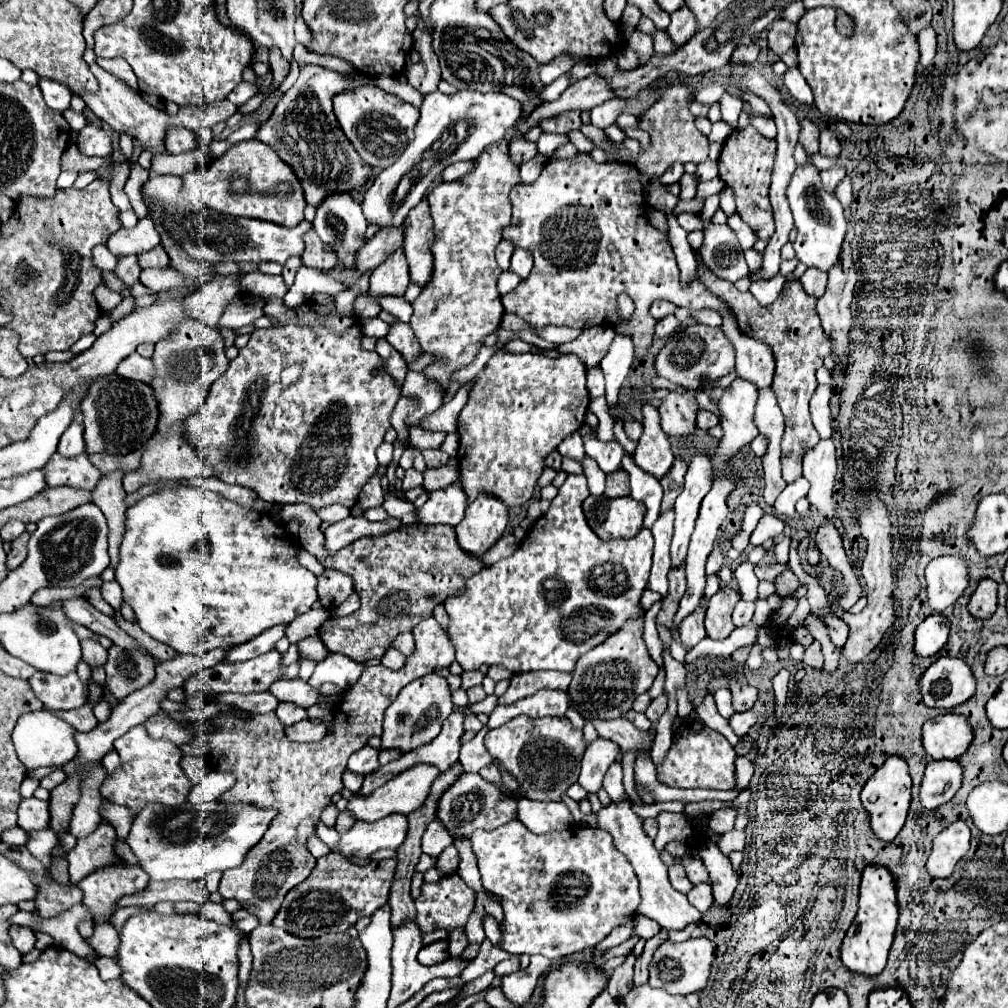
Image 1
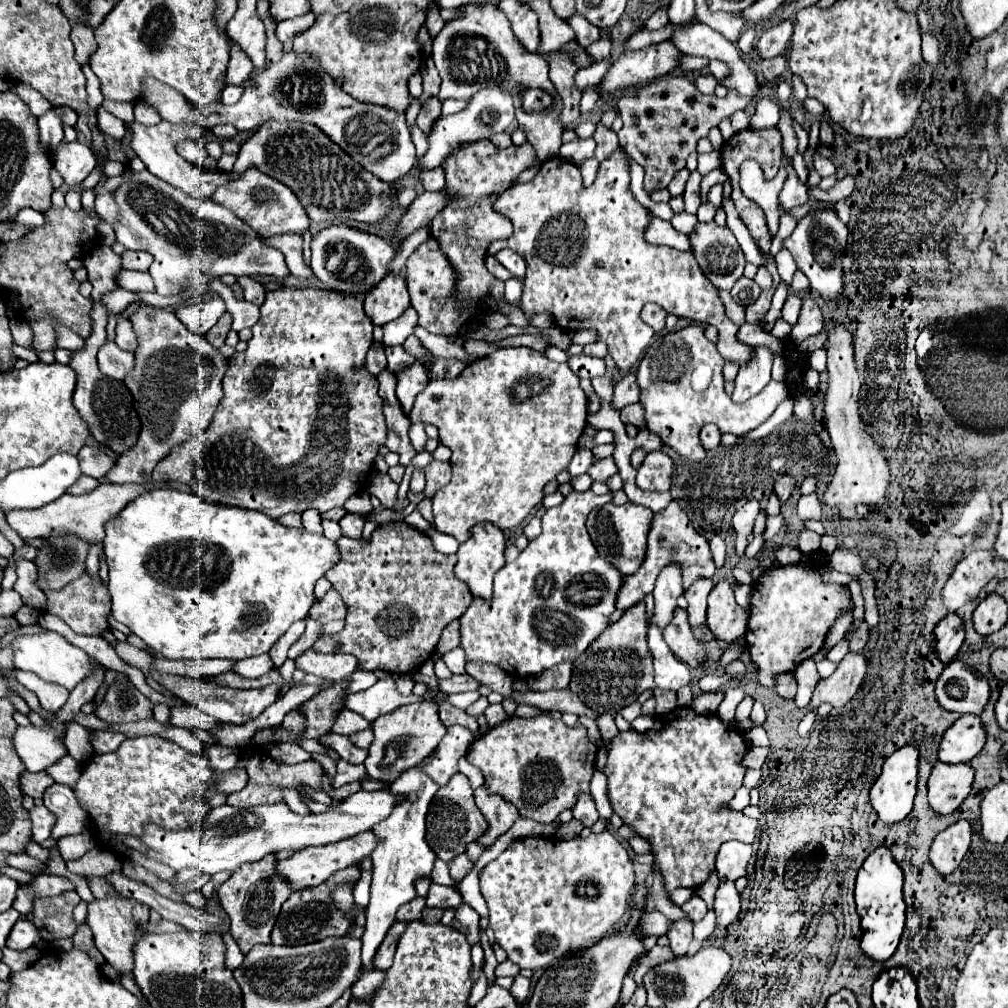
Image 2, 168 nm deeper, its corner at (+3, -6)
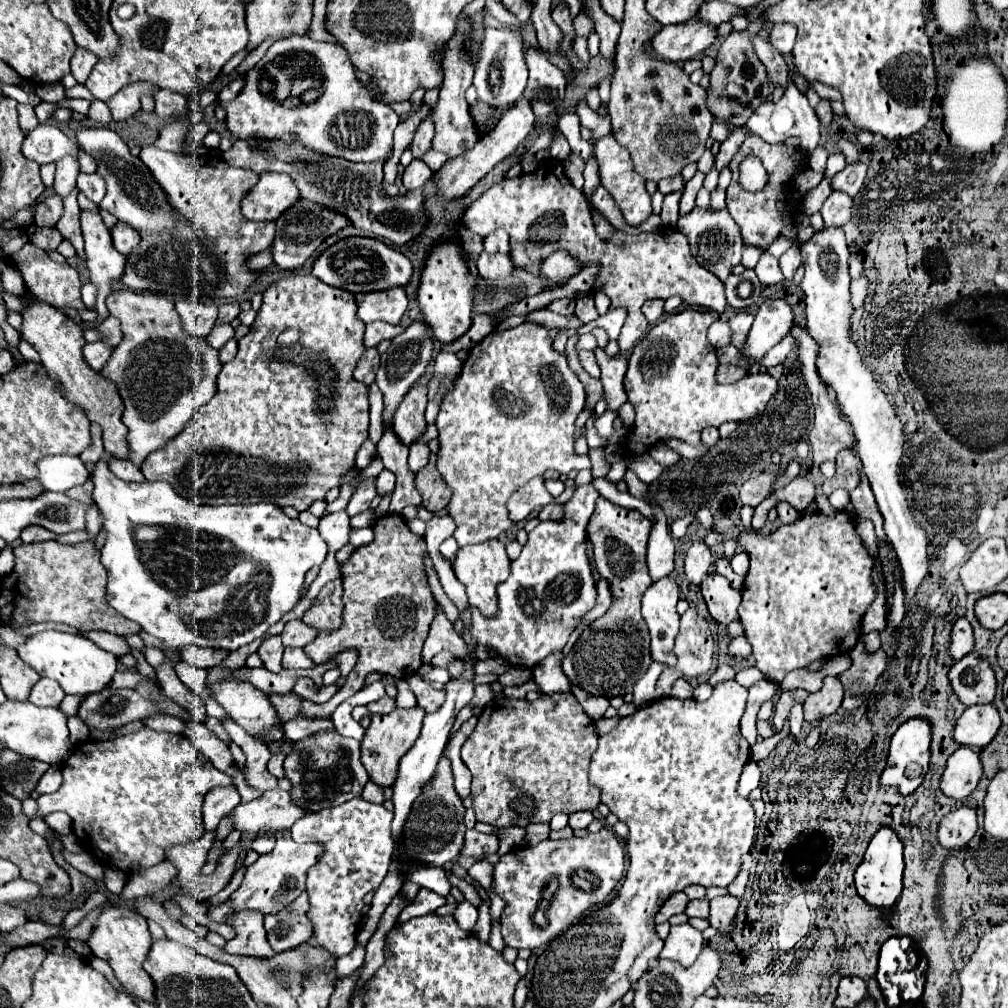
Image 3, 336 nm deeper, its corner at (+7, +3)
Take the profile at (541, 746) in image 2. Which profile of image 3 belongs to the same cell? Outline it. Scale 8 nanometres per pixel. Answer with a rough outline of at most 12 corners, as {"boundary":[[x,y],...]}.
{"boundary":[[572,694],[498,696],[462,744],[480,822],[594,810]]}

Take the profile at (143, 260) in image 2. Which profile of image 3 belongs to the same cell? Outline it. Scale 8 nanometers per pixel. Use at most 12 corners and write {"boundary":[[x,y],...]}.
{"boundary":[[118,222],[112,228],[112,242],[128,256],[140,244],[140,234]]}

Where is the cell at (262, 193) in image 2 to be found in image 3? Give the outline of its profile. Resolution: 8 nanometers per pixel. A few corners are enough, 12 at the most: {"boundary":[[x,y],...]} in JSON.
{"boundary":[[262,172],[242,198],[248,220],[276,220],[300,194],[288,174]]}

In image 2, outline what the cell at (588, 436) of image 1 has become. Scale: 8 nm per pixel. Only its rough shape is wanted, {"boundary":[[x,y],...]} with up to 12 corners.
{"boundary":[[578,449],[572,463],[570,475],[582,475],[592,465],[590,451]]}

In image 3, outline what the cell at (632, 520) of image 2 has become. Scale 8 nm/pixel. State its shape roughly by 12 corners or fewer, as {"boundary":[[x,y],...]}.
{"boundary":[[598,498],[586,526],[610,610],[562,662],[592,696],[626,696],[652,664],[640,598],[652,522]]}

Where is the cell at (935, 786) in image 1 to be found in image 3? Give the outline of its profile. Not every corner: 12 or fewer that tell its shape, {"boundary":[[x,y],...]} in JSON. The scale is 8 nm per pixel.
{"boundary":[[960,746],[946,760],[940,790],[964,800],[976,788],[982,764]]}

